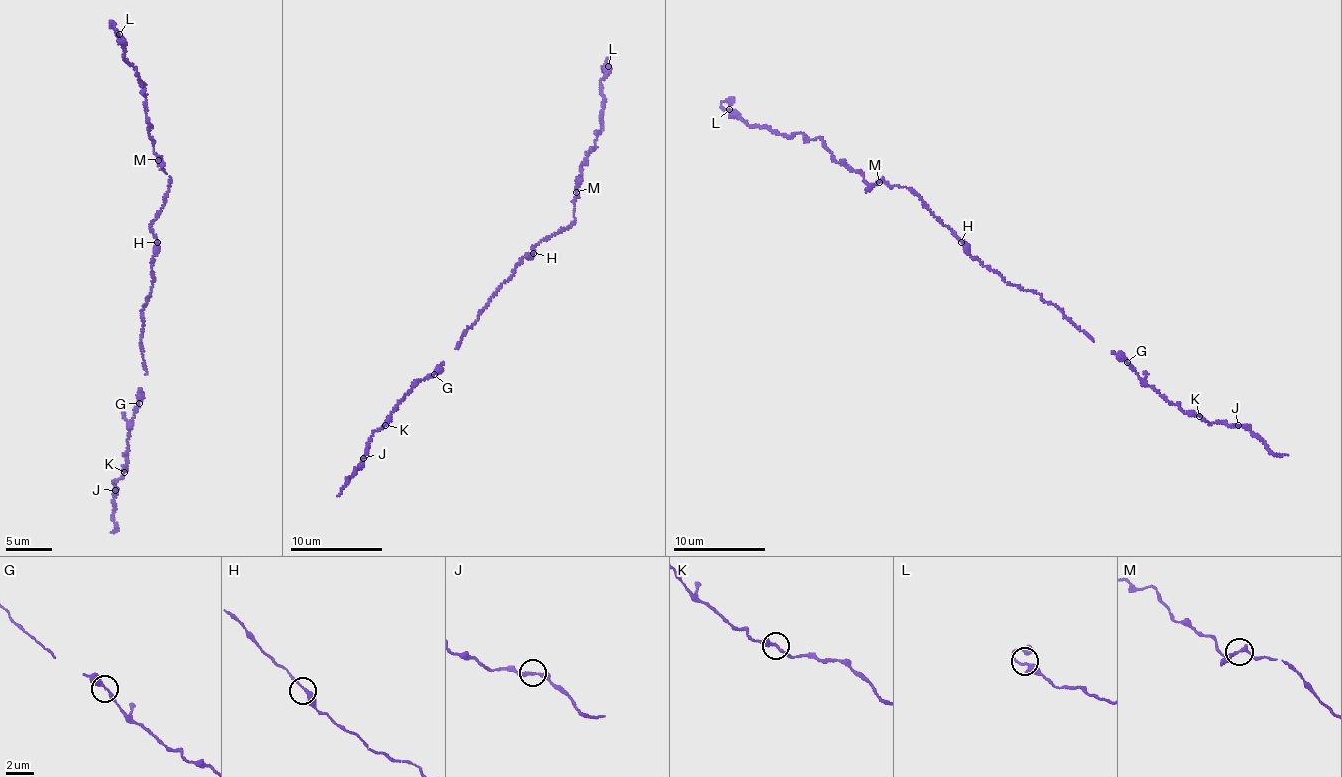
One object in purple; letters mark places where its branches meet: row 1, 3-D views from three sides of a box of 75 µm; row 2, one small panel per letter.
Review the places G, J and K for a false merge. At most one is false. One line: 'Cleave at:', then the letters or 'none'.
Cleave at: none

